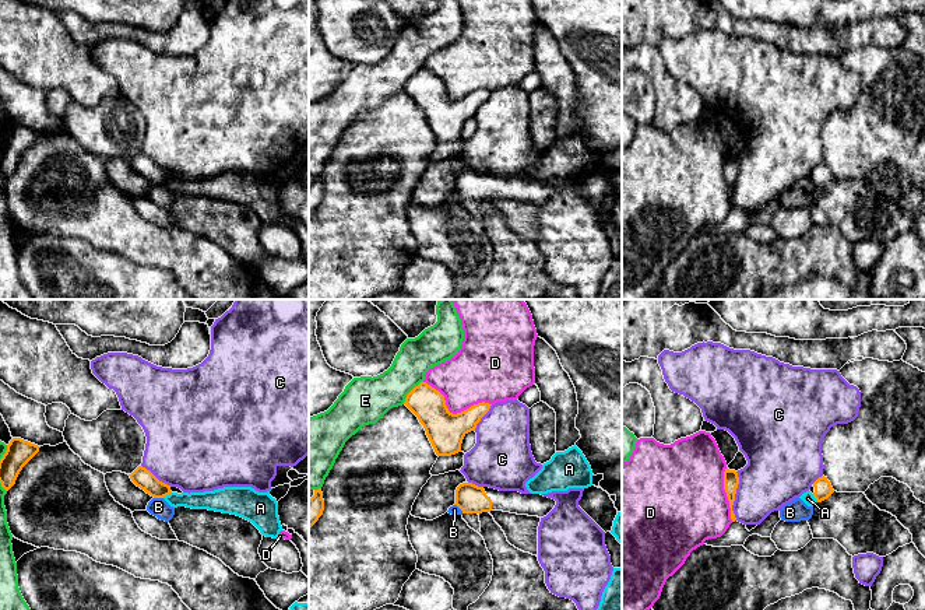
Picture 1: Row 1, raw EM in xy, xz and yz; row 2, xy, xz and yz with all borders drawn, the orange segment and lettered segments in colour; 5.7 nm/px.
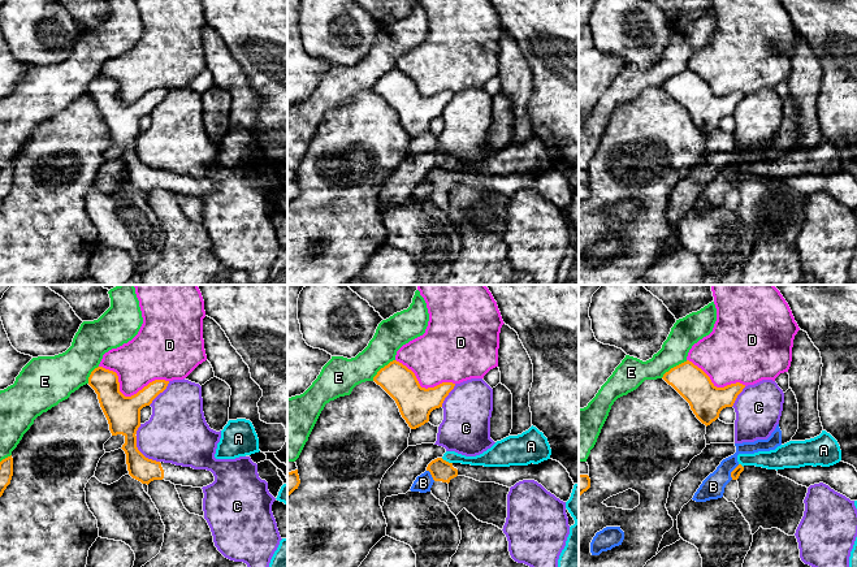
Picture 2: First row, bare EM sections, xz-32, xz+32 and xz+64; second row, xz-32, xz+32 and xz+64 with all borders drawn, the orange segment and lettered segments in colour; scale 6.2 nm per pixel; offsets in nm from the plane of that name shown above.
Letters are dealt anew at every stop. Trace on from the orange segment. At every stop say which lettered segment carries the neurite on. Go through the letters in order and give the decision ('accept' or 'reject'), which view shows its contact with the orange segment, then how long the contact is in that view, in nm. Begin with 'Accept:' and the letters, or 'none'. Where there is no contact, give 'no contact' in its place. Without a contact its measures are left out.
Accept: none
A: reject | xy | 70 nm
B: reject | xy | 60 nm
C: reject | yz | 280 nm
D: reject | xz | 420 nm
E: reject | xz | 180 nm

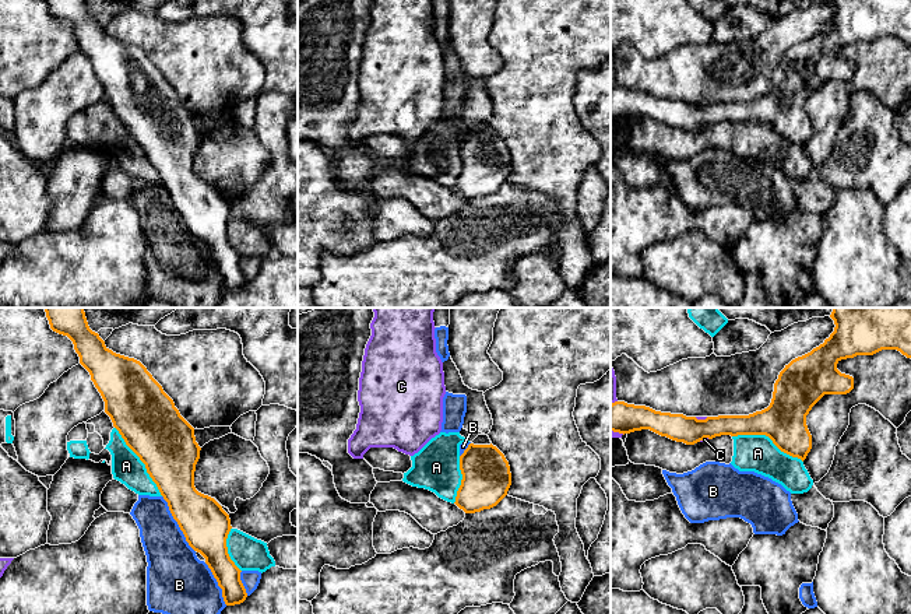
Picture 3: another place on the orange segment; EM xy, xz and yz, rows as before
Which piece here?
Accept: none
A: reject | yz | 440 nm
B: reject | xy | 380 nm
C: reject | yz | 80 nm

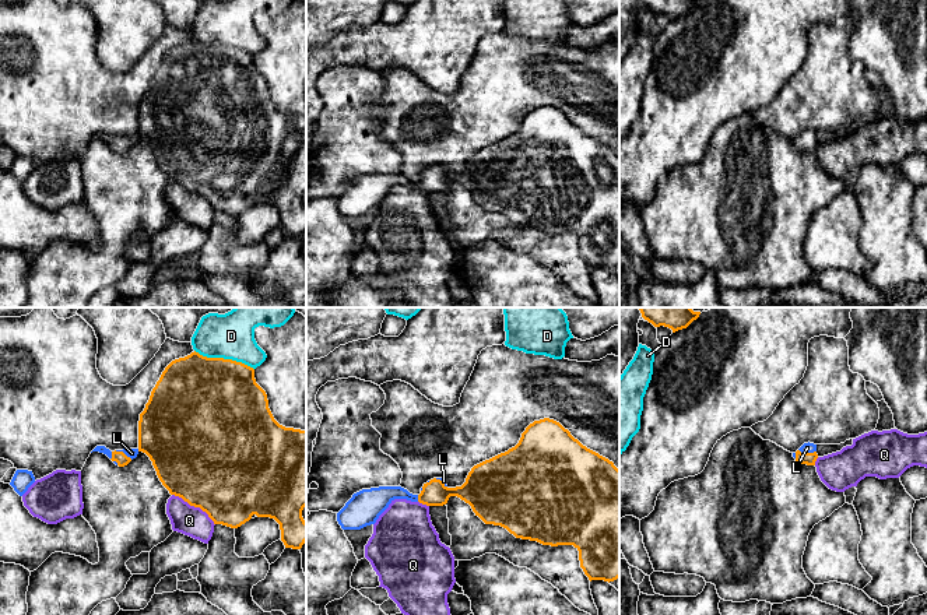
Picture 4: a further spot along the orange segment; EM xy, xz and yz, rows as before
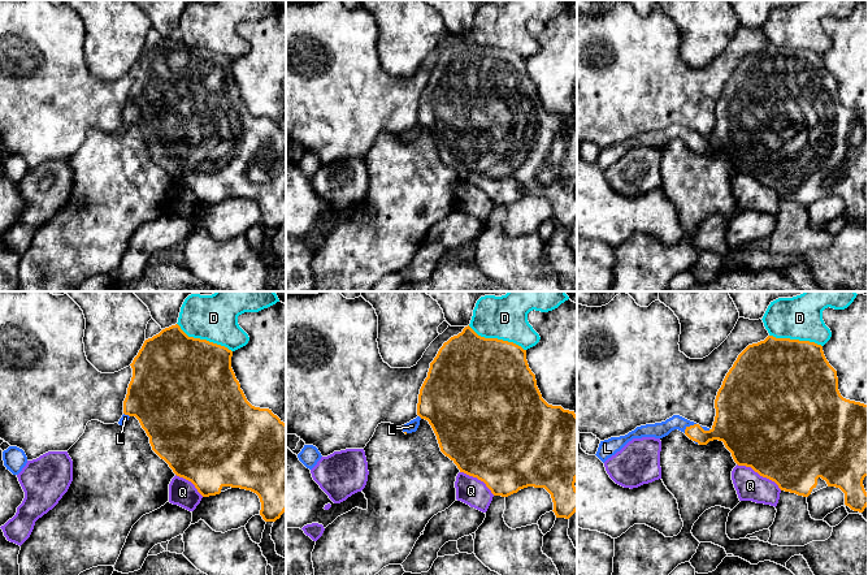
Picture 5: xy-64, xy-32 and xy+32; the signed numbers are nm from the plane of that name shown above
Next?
Accept: L
D: reject | xy | 360 nm
L: accept | yz | 110 nm
Q: reject | xy | 300 nm

